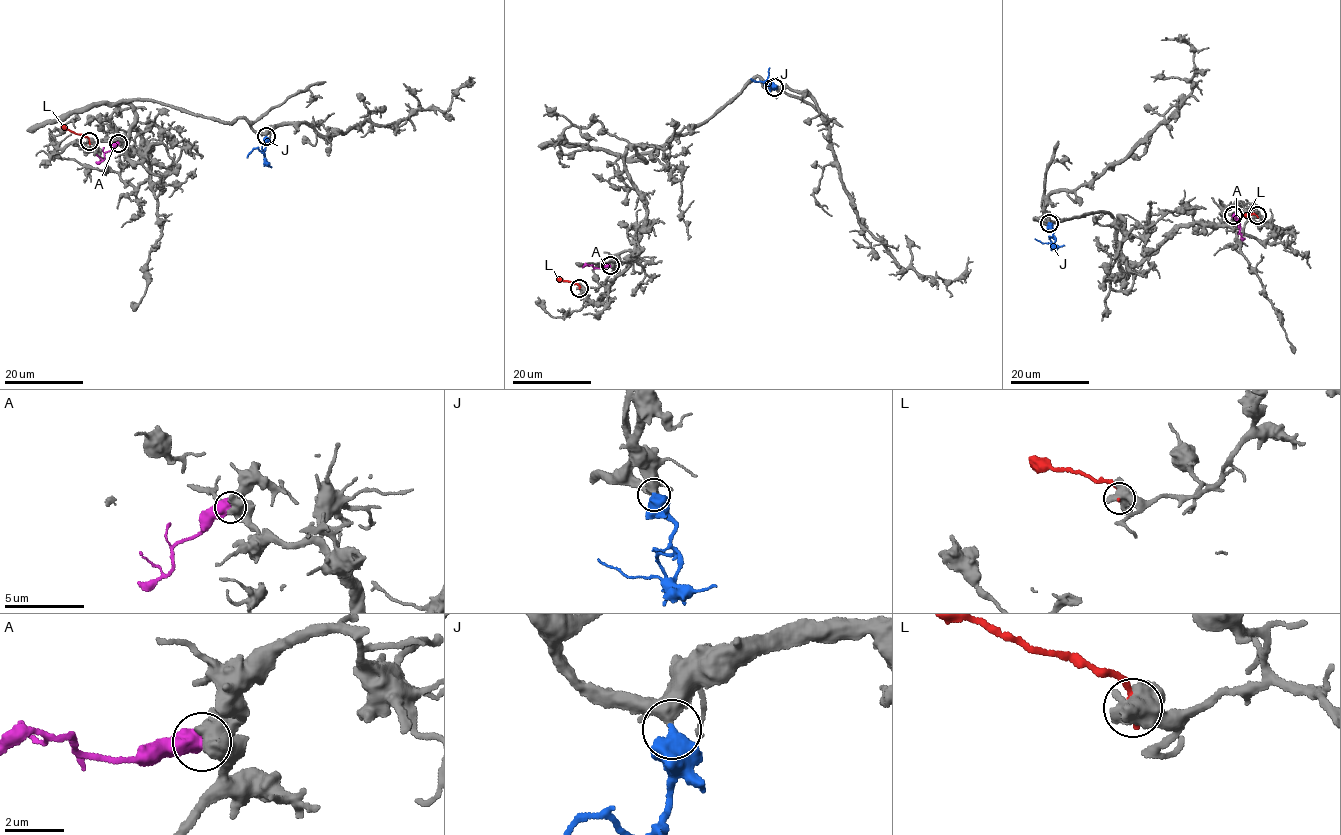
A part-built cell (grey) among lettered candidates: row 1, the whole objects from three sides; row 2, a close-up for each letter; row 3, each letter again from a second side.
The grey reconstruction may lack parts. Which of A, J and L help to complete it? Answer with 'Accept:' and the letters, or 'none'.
Accept: J

